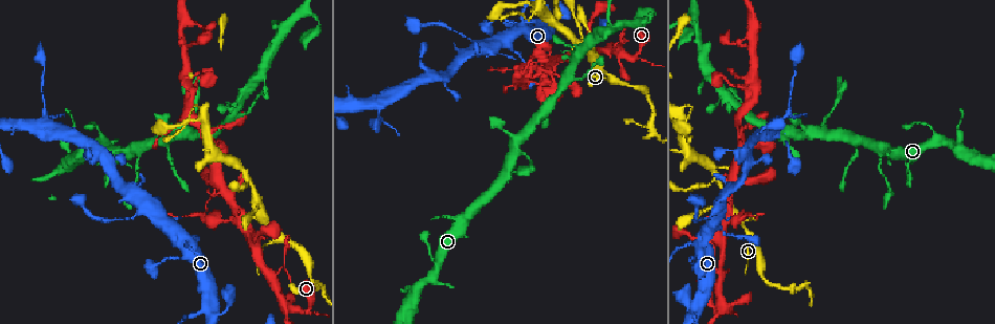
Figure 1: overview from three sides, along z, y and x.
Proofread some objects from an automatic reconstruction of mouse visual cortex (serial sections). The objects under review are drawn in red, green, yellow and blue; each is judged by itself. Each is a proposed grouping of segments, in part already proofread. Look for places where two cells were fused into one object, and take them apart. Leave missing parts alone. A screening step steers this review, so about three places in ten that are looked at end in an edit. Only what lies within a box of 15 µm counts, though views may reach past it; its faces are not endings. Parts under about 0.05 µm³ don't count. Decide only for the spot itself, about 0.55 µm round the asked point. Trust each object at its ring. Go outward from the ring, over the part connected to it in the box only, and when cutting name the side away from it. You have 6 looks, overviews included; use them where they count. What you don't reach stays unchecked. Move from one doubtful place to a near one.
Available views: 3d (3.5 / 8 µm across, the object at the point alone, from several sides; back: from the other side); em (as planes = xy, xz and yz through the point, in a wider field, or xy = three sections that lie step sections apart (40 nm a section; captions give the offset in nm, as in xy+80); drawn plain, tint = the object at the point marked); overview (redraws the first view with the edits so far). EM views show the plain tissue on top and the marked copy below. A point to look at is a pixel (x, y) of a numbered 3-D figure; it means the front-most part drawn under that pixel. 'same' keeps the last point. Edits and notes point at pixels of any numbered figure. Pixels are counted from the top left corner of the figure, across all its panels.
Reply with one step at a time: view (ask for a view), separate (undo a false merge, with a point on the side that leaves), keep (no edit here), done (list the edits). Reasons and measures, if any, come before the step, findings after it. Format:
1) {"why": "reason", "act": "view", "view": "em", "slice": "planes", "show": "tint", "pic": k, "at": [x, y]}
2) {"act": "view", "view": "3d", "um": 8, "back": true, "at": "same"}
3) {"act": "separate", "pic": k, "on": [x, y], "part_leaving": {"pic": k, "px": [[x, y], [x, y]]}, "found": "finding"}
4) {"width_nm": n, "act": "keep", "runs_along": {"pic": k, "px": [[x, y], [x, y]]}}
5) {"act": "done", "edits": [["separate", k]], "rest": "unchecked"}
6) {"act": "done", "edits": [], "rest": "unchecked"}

{"act": "view", "view": "3d", "um": 3.5, "back": true, "pic": 1, "at": [240, 217]}

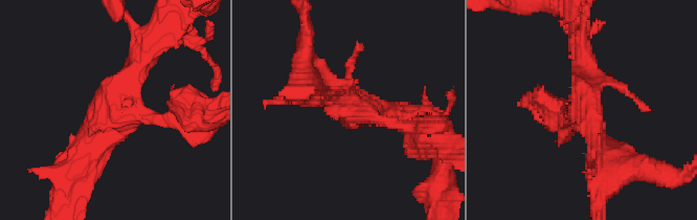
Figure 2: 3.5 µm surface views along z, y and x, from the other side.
{"why": "now the EM", "act": "view", "view": "em", "slice": "xy", "step": 3, "show": "tint", "pic": 2, "at": [583, 110]}

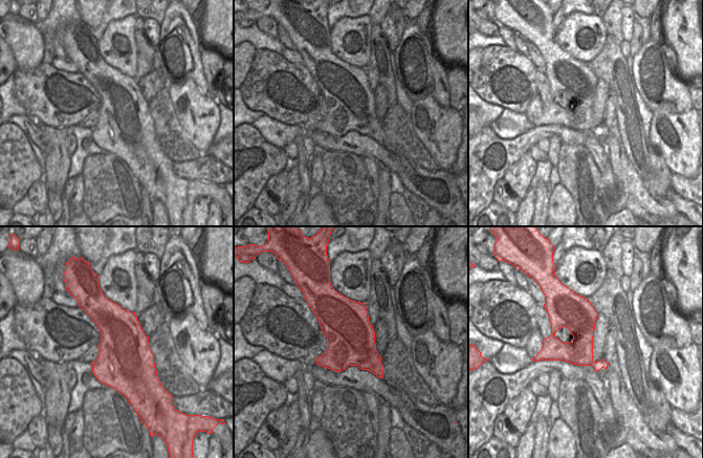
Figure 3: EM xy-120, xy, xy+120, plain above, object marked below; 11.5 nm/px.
{"act": "keep", "found": "continuous, no second cell"}

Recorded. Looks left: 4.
{"why": "four arms meet", "act": "view", "view": "3d", "um": 3.5, "pic": 1, "at": [524, 26]}

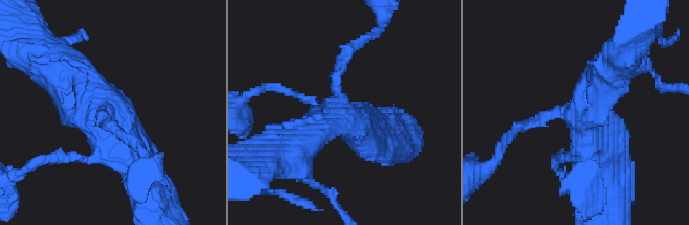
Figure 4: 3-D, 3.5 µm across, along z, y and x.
{"why": "shape alone is not enough", "act": "view", "view": "em", "slice": "xy", "step": 2, "show": "tint", "pic": 4, "at": [106, 111]}

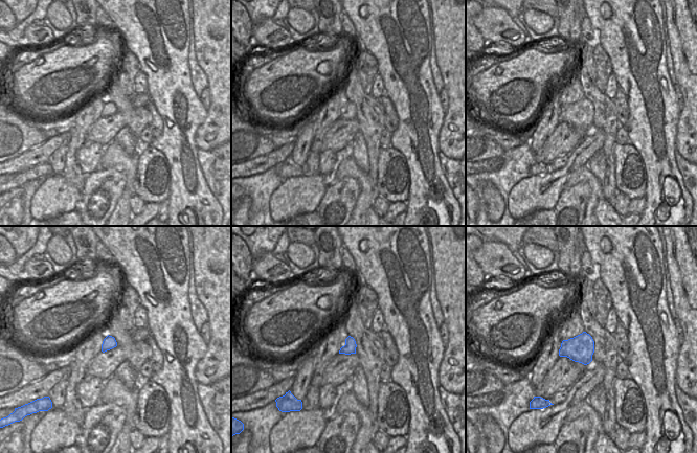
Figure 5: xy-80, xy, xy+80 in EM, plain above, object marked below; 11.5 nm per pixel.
{"width_nm": 140, "act": "keep", "runs_along": {"pic": 4, "px": [[603, 154], [586, 112], [514, 131]]}, "found": "all the same cell"}

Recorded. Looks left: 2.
{"why": "calibre changes", "act": "view", "view": "em", "slice": "xy", "step": 3, "show": "tint", "pic": 1, "at": [279, 240]}

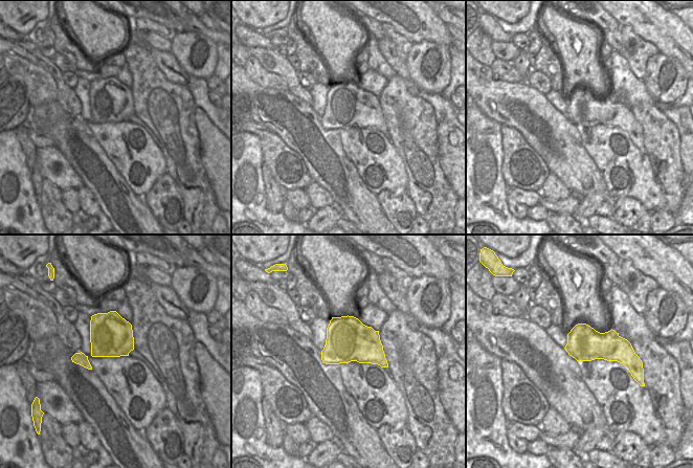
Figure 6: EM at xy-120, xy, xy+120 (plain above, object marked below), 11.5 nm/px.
{"act": "view", "view": "3d", "um": 3.5, "at": "same"}

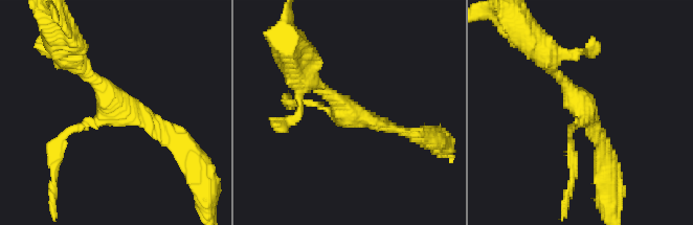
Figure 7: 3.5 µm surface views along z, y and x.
{"width_nm": 500, "act": "keep", "runs_along": {"pic": 7, "px": [[295, 103], [411, 135]]}, "found": "continuous, no second cell"}

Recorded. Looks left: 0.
{"act": "done", "edits": [], "rest": "unchecked"}

